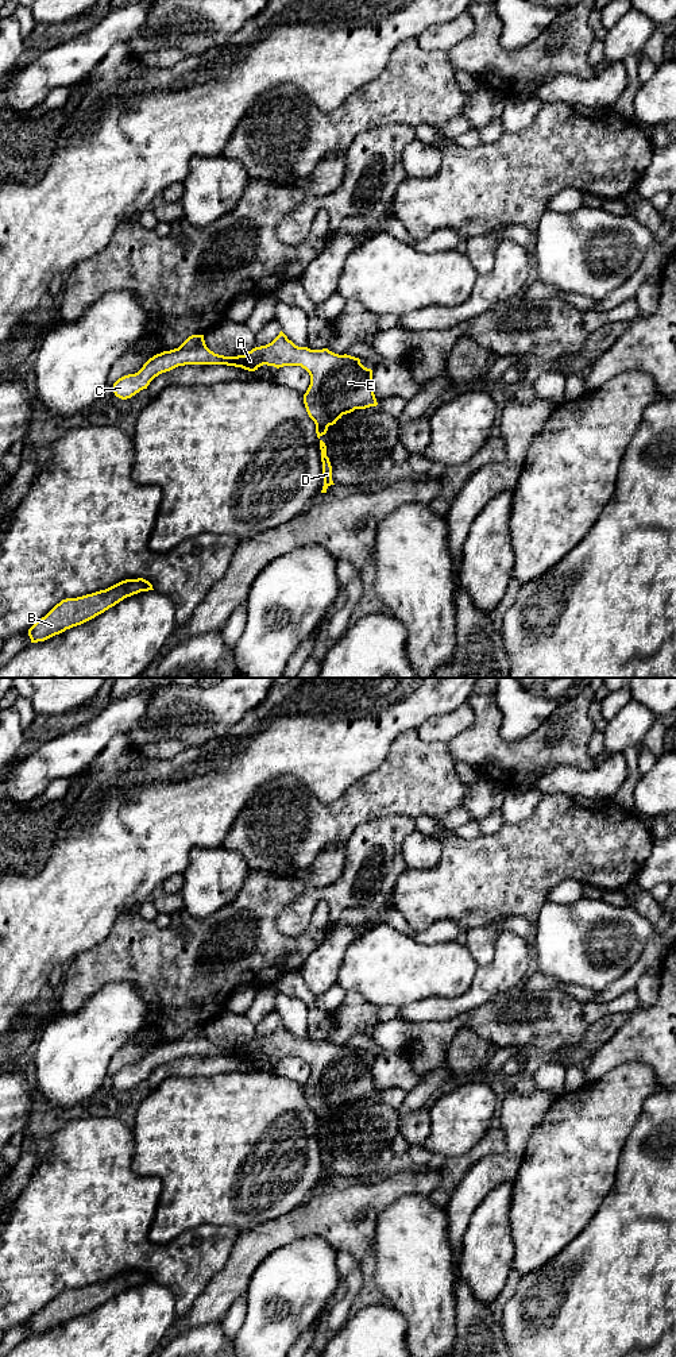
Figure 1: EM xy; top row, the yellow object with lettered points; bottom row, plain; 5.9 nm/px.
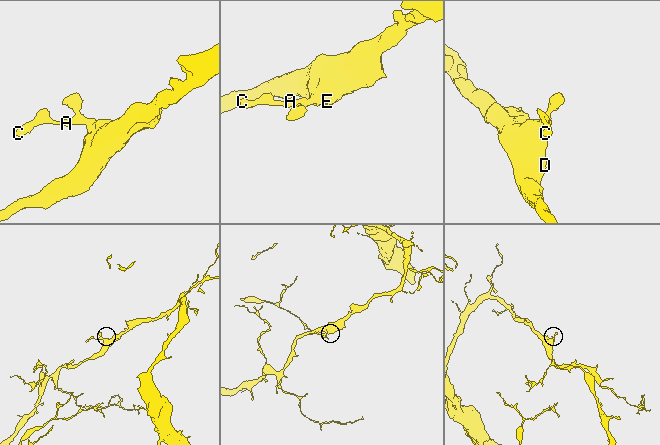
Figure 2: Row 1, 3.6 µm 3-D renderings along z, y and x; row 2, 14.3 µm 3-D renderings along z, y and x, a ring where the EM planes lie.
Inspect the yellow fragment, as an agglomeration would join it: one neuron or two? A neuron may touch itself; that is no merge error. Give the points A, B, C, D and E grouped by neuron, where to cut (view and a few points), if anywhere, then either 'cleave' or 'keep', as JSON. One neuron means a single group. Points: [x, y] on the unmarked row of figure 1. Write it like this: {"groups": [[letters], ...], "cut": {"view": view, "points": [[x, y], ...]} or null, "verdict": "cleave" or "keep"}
{"groups": [["A", "B", "C", "D", "E"]], "cut": null, "verdict": "keep"}

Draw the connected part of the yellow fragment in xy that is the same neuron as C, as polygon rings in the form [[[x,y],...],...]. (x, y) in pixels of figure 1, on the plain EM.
[[[282,1022],[271,1034],[237,1048],[215,1045],[206,1038],[204,1026],[192,1026],[178,1040],[150,1049],[138,1064],[119,1069],[113,1075],[113,1084],[121,1091],[131,1090],[147,1080],[159,1065],[185,1056],[227,1056],[248,1063],[263,1056],[277,1060],[301,1057],[310,1067],[304,1095],[316,1115],[318,1130],[343,1106],[378,1096],[372,1080],[372,1061],[364,1059],[359,1049],[339,1046],[328,1040],[298,1038]]]

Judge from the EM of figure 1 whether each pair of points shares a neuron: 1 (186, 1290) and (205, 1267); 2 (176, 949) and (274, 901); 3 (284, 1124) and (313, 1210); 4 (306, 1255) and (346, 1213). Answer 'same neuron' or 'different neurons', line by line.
1: same neuron
2: same neuron
3: different neurons
4: different neurons

